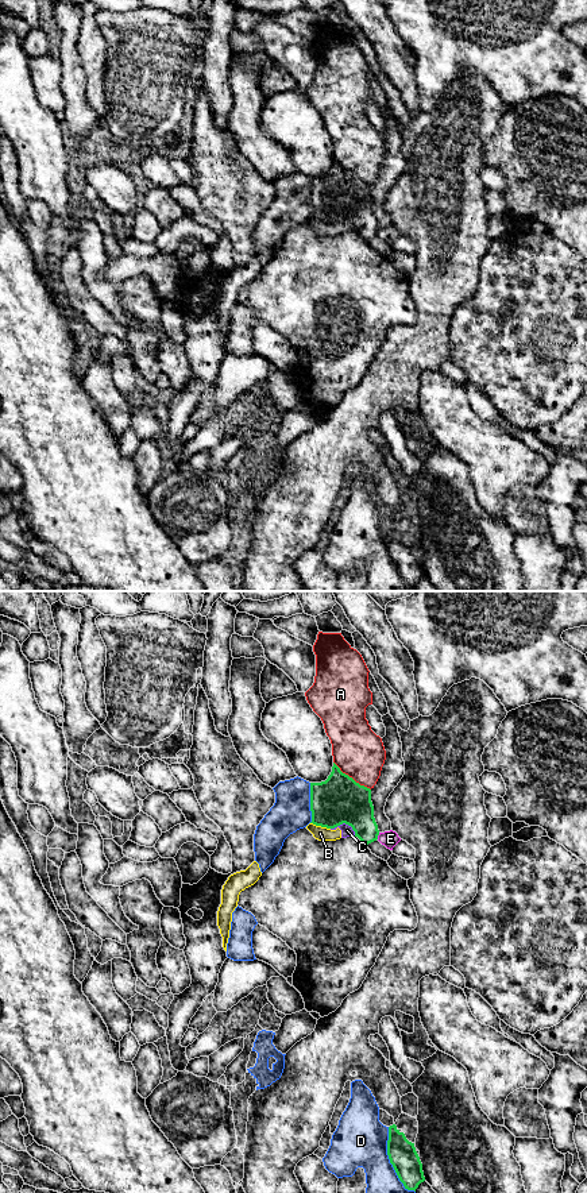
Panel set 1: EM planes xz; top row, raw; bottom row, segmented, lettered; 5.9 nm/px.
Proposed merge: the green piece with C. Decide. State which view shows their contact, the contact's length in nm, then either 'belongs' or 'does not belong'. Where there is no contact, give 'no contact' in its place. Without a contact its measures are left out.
contact in xz; length 160 nm; does not belong

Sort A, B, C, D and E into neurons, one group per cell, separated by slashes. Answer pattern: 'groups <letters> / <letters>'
groups A / B C / D / E

